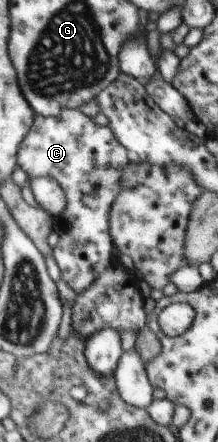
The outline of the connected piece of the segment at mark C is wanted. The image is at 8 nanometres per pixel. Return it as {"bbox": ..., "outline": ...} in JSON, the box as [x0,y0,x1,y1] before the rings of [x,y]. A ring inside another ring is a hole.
{"bbox":[18,109,133,293],"outline":[[[65,109],[58,117],[36,115],[33,128],[22,142],[18,156],[19,167],[30,179],[41,178],[44,174],[56,178],[65,189],[68,207],[62,215],[66,231],[61,235],[53,253],[62,270],[64,281],[76,293],[85,292],[108,268],[113,265],[113,234],[110,233],[110,212],[121,192],[124,169],[133,160],[129,149],[118,141],[110,126],[97,125],[92,114],[84,115],[85,109]]]}

